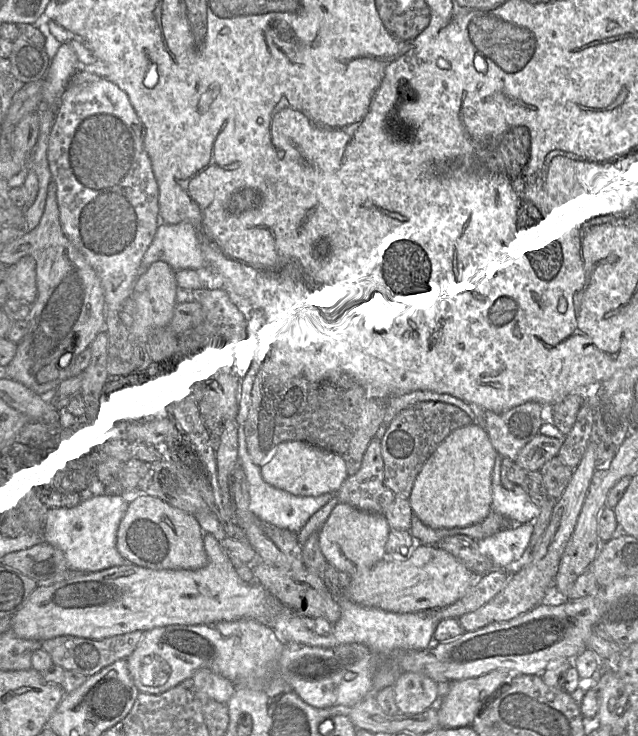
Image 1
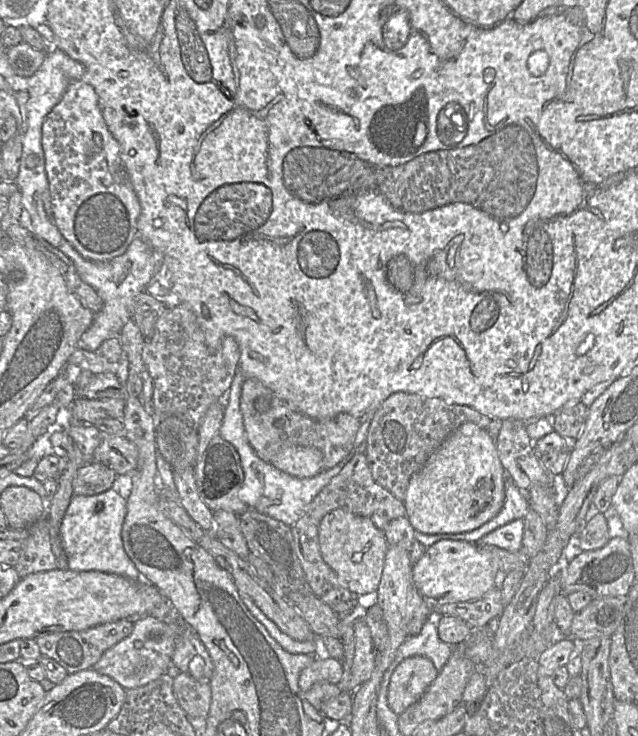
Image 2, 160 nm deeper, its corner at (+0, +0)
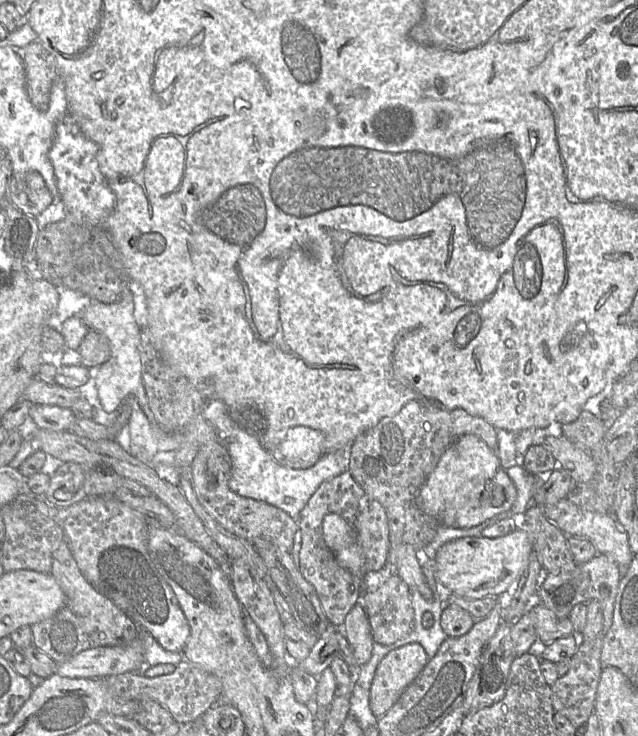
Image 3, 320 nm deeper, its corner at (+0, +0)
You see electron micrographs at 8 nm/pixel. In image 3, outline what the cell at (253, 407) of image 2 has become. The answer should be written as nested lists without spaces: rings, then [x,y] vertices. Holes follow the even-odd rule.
[[[296,426],[289,429],[270,454],[289,468],[307,469],[314,466],[326,452],[325,437],[320,431],[307,426]]]

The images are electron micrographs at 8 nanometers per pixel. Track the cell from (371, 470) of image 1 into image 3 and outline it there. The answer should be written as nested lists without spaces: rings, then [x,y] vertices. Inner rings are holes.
[[[348,470],[324,481],[300,512],[291,550],[294,563],[315,589],[330,624],[342,627],[346,616],[361,596],[363,579],[342,568],[325,544],[322,522],[329,513],[341,516],[356,532],[367,572],[381,570],[388,562],[389,527],[384,507],[365,493]]]

